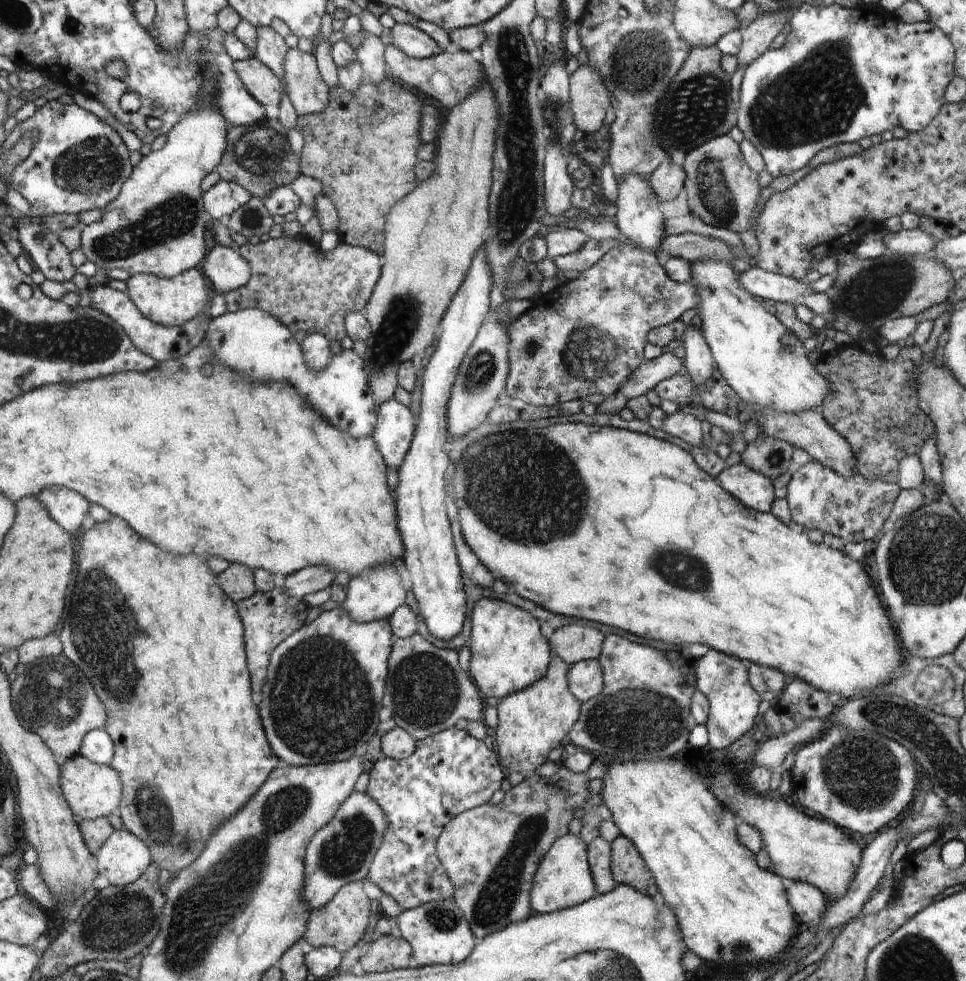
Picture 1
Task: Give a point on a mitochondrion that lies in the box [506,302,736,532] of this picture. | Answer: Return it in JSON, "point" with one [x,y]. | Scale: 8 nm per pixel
{"point":[590,352]}

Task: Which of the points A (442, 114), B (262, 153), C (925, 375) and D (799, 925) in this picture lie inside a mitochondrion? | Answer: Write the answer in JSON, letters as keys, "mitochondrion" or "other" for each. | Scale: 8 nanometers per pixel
{"A":"other","B":"mitochondrion","C":"other","D":"other"}

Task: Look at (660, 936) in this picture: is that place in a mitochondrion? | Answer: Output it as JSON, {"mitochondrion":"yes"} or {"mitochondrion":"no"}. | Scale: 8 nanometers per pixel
{"mitochondrion":"no"}

